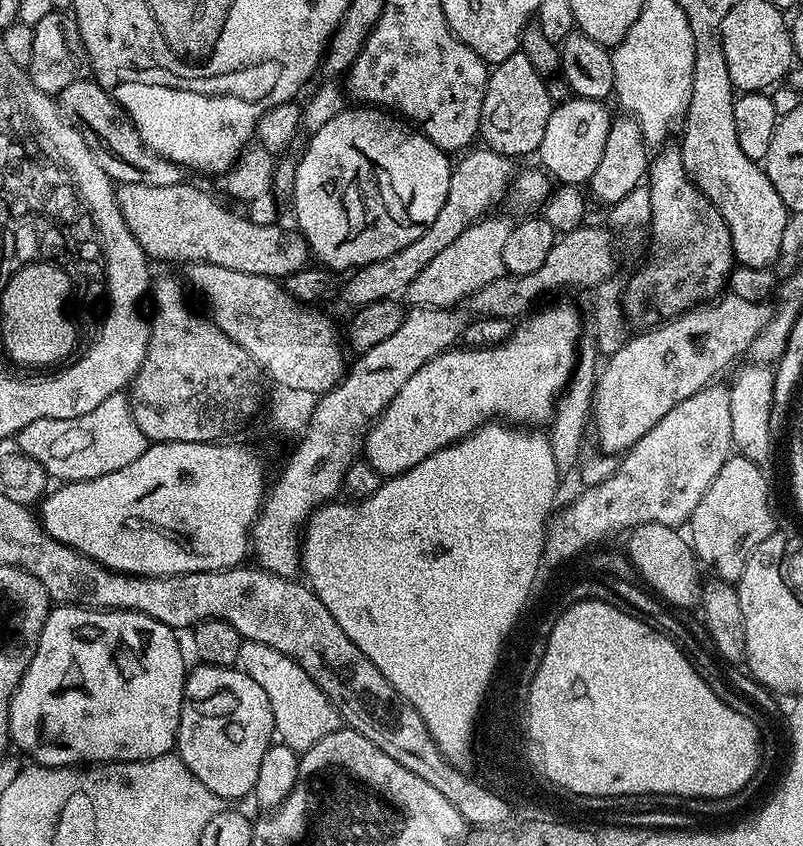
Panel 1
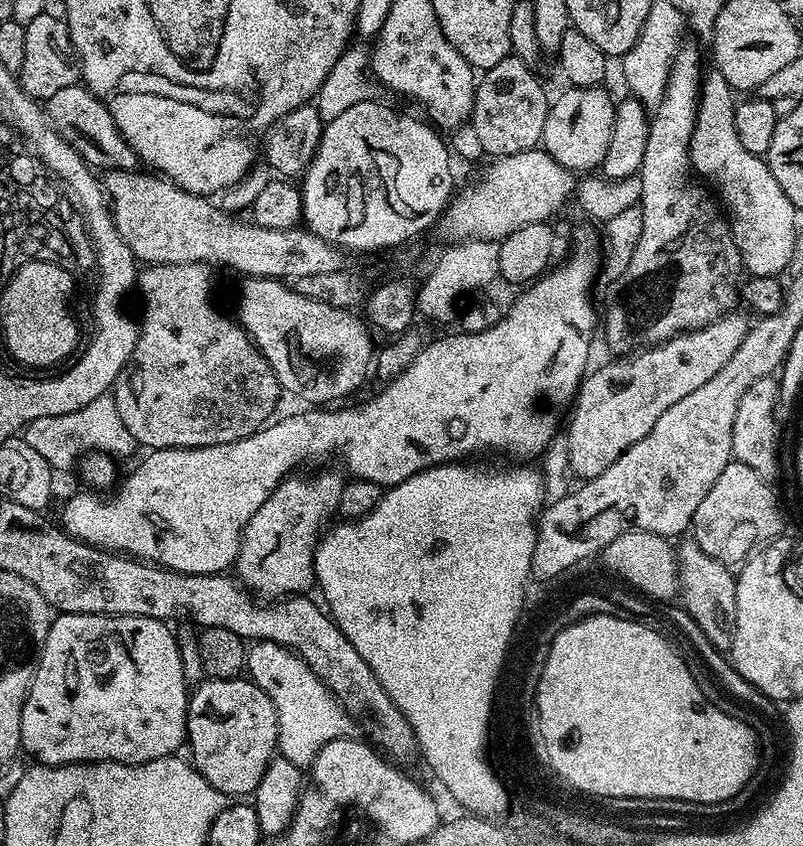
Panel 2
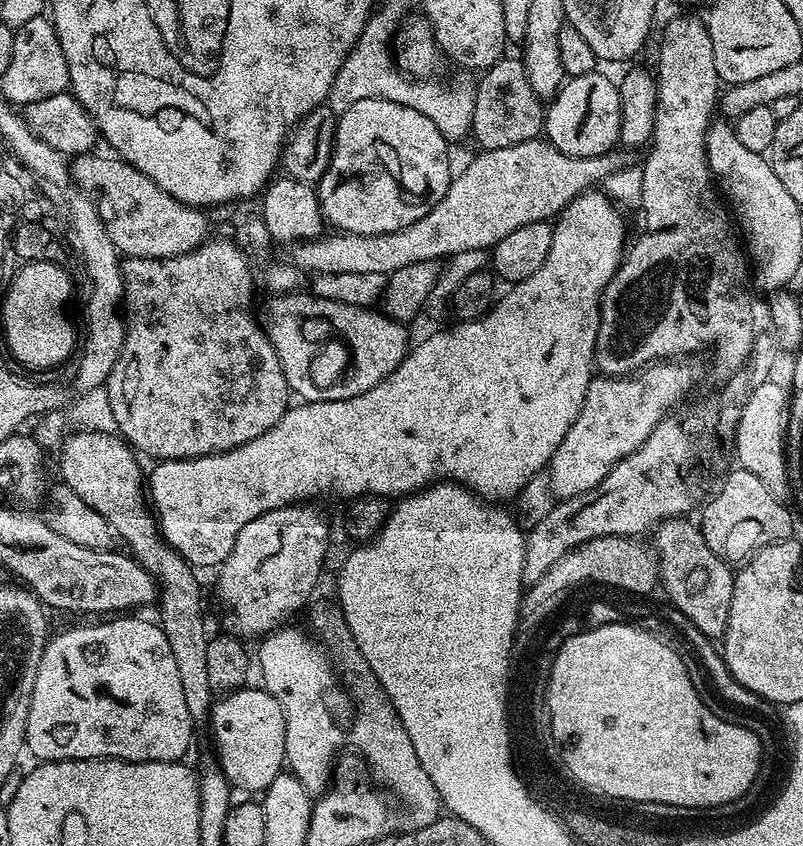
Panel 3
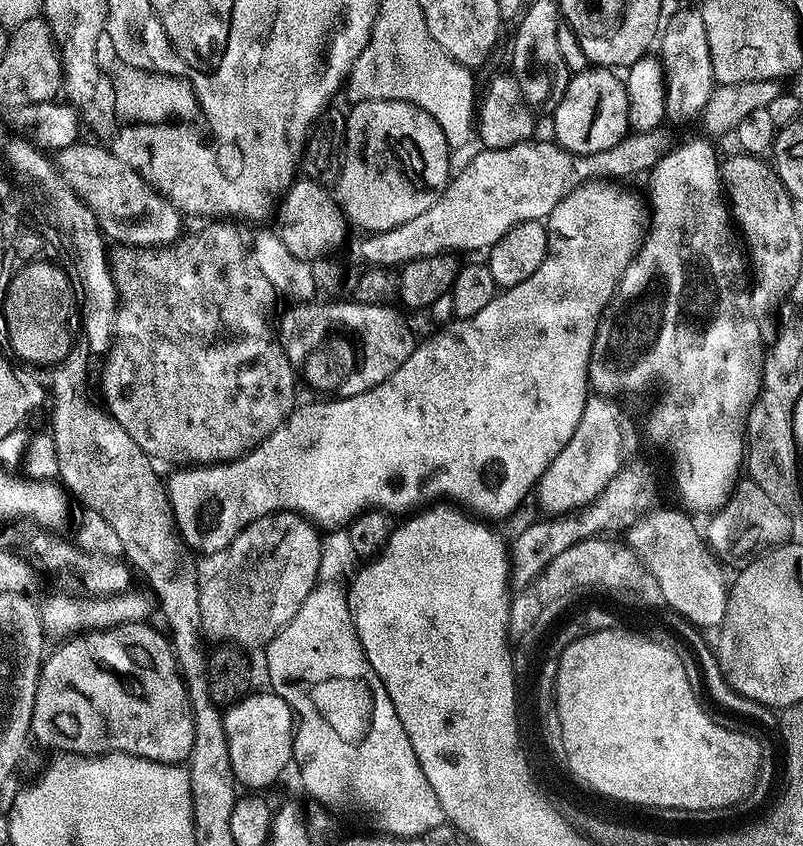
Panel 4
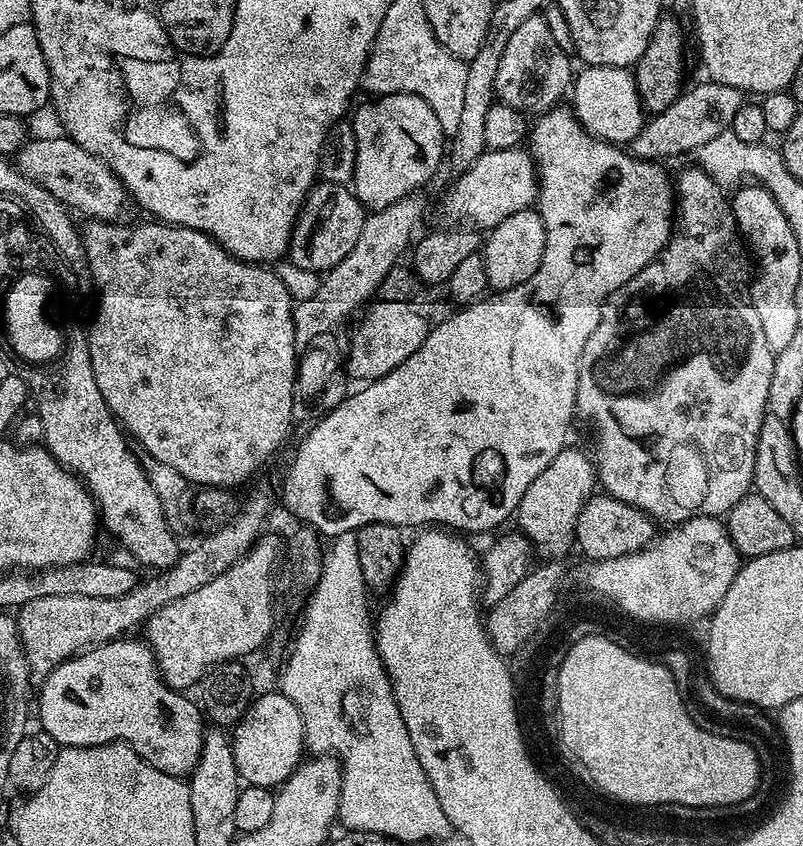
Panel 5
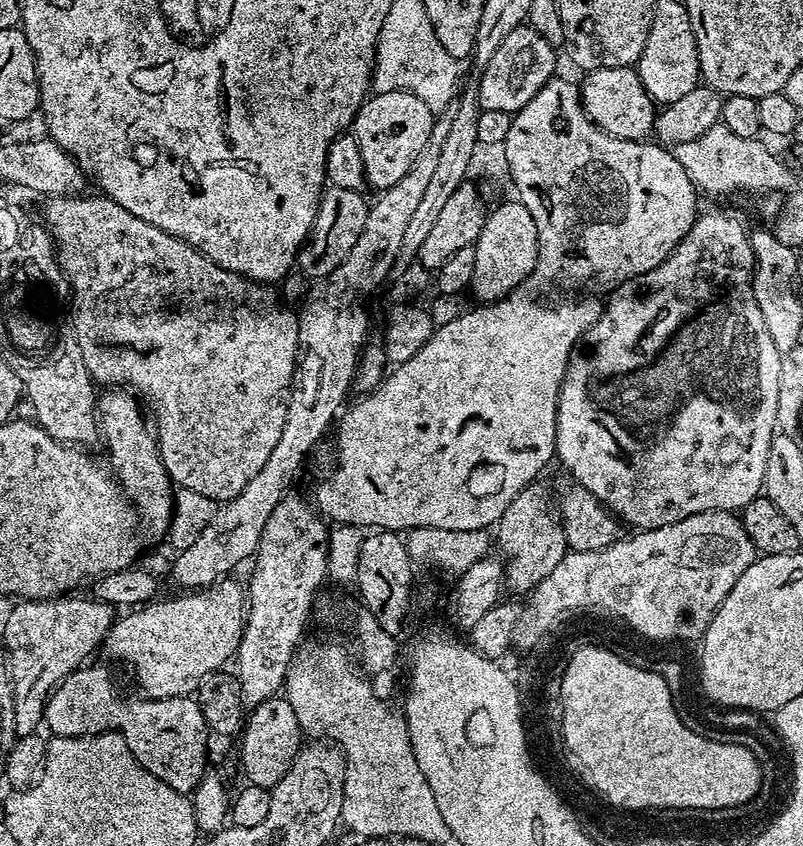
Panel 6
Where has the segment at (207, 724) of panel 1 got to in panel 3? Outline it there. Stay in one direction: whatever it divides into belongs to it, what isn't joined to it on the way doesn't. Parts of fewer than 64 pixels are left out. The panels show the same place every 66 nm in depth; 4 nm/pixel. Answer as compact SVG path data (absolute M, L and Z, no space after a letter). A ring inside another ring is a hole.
M245 686L236 692L229 692L223 698L213 703L210 713L210 725L216 731L216 748L220 751L218 763L221 770L226 774L229 784L233 789L244 791L244 794L260 794L274 782L274 778L280 775L286 761L286 718L279 702L263 687Z

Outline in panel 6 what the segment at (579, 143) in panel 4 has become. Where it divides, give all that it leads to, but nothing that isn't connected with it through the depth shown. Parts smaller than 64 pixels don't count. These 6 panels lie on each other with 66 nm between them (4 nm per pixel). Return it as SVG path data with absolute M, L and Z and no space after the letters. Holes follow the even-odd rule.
M635 67L630 68L599 68L587 73L588 81L582 84L582 103L588 116L600 128L606 130L612 136L626 138L627 140L648 140L653 135L658 108L652 99L652 94L648 87L640 81L640 76L636 73Z

